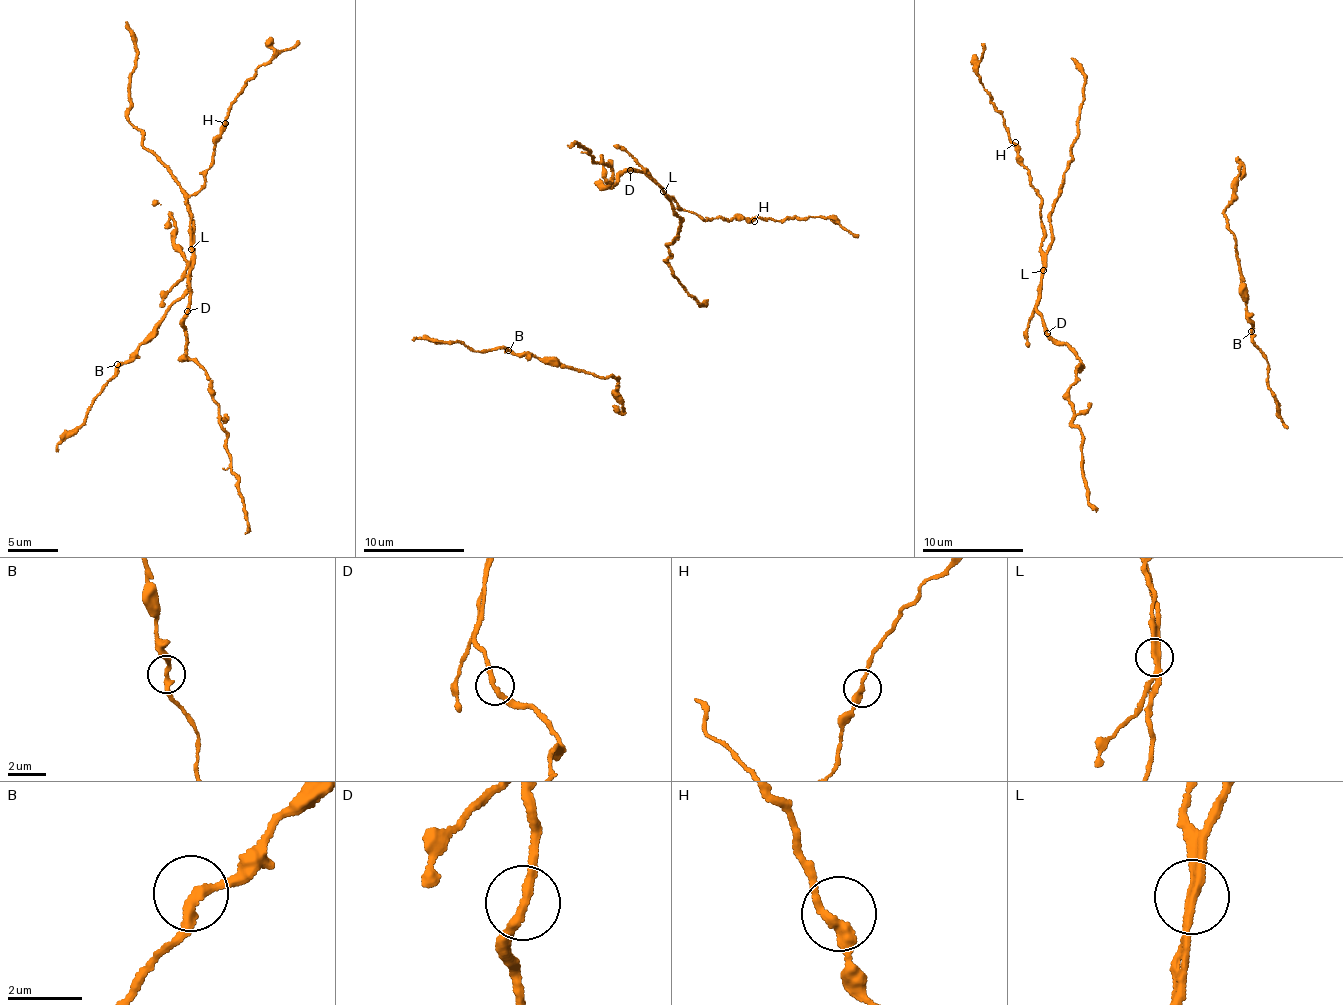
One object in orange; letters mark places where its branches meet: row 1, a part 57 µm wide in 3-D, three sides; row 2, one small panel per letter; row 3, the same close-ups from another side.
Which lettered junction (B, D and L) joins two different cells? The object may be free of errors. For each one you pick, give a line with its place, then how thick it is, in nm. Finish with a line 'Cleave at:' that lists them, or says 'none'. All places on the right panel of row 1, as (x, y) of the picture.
L: at (1043, 270); 260 nm thick
Cleave at: L

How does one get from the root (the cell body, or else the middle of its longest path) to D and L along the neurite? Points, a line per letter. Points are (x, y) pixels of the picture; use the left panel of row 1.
D: (179, 184), (191, 217), (193, 270), (187, 281), (187, 311)
L: (179, 184), (189, 209), (191, 249)

